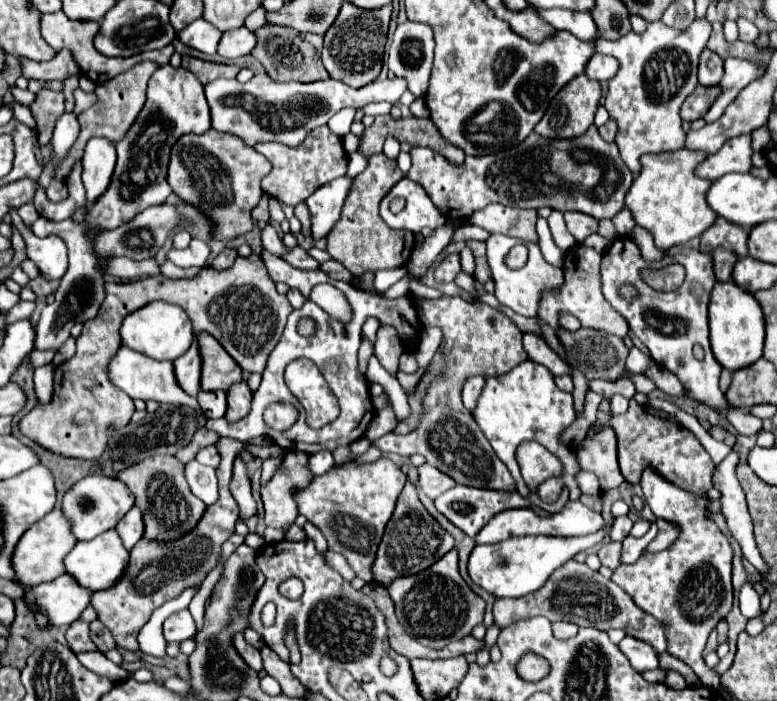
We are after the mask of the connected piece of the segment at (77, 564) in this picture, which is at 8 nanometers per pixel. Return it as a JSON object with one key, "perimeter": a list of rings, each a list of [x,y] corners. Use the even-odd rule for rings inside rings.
{"perimeter":[[[108,530],[88,542],[76,542],[76,546],[64,558],[66,574],[70,574],[76,584],[88,588],[90,592],[114,586],[120,580],[120,576],[124,574],[126,562],[128,562],[128,550],[124,550],[124,546],[114,530]]]}

